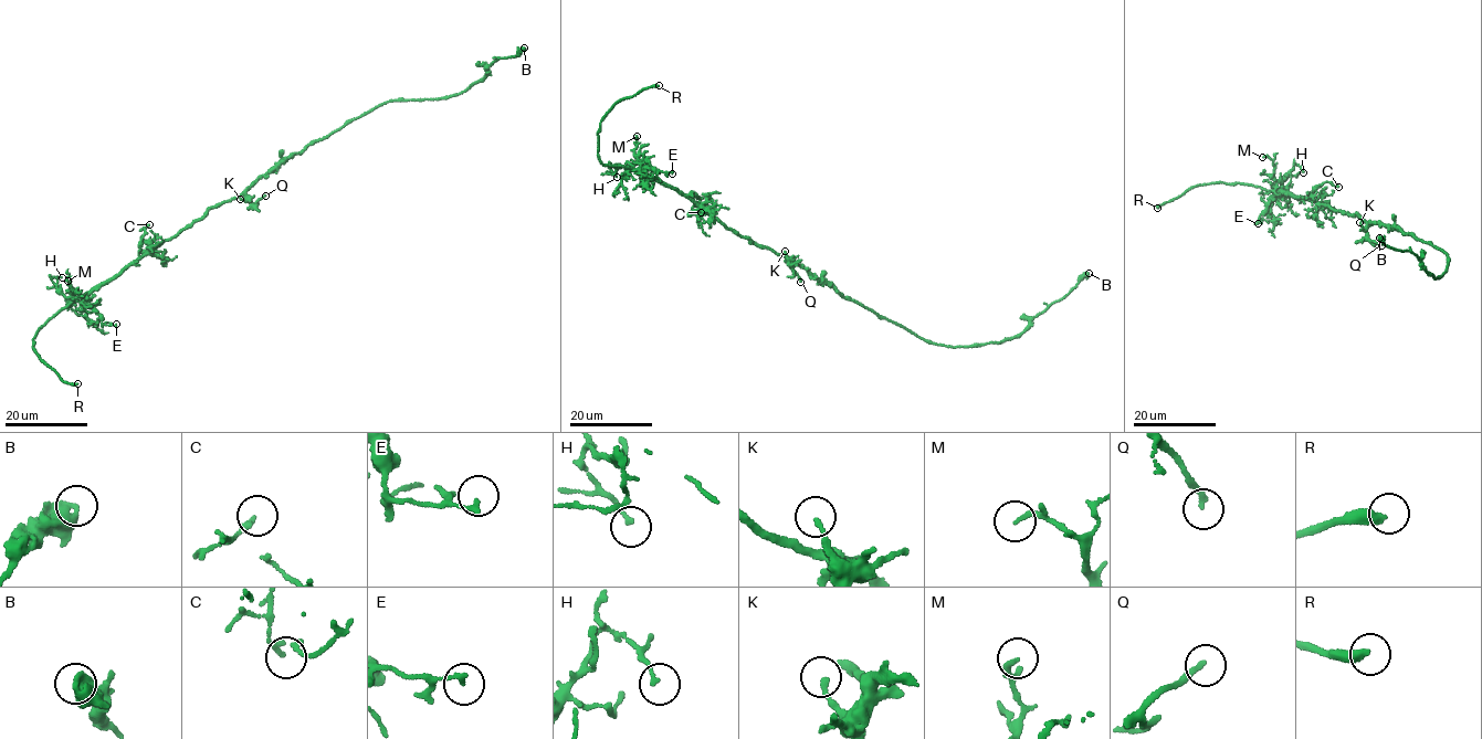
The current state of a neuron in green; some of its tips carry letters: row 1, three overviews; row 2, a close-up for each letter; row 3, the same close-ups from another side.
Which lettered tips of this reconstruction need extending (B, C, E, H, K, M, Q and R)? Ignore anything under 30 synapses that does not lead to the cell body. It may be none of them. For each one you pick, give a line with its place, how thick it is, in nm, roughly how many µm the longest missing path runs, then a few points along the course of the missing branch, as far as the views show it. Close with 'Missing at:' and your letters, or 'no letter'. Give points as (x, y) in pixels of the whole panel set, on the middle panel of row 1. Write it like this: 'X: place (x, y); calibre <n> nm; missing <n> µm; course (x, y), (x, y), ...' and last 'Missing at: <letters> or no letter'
R: place (659, 85); calibre 360 nm; missing 10 µm; course (659, 85), (682, 78), (686, 82)
Missing at: R

